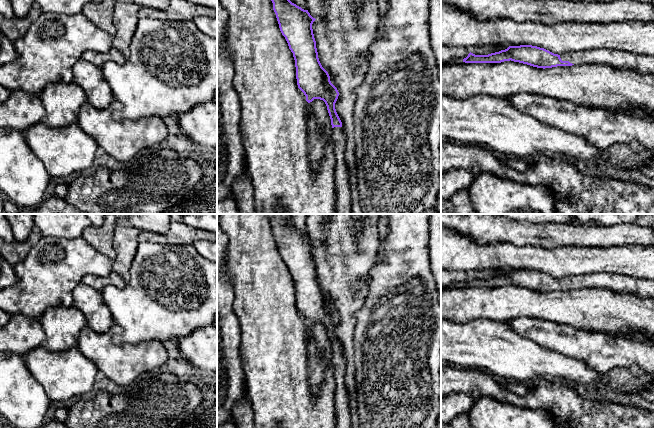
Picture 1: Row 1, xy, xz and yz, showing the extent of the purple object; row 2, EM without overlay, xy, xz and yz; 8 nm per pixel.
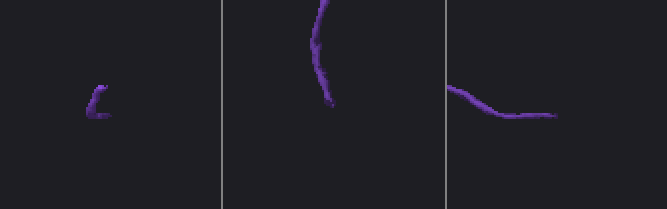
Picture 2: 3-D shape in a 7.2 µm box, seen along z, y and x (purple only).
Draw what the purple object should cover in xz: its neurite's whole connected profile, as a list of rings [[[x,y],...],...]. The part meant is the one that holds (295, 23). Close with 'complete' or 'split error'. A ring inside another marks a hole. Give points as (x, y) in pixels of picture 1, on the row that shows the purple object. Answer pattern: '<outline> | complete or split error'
[[[271,0],[273,10],[279,24],[280,31],[285,37],[289,49],[293,53],[296,67],[296,79],[298,88],[306,96],[308,103],[314,99],[323,100],[327,106],[327,110],[331,119],[332,134],[330,141],[335,157],[335,193],[336,193],[336,211],[337,214],[352,214],[351,213],[351,186],[349,181],[349,169],[345,160],[345,136],[343,133],[342,122],[336,112],[335,103],[338,99],[339,92],[331,83],[328,72],[322,67],[316,48],[316,41],[313,34],[312,24],[316,20],[308,10],[304,10],[290,0]]] | split error

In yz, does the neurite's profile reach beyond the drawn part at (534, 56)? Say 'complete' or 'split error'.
split error

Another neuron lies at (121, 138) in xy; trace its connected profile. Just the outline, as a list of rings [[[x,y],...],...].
[[[117,100],[105,109],[85,102],[79,110],[77,123],[105,154],[123,163],[129,163],[145,149],[162,145],[169,134],[162,117],[128,119]]]

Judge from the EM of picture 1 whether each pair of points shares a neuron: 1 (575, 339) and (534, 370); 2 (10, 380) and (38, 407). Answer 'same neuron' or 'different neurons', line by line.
1: different neurons
2: same neuron

